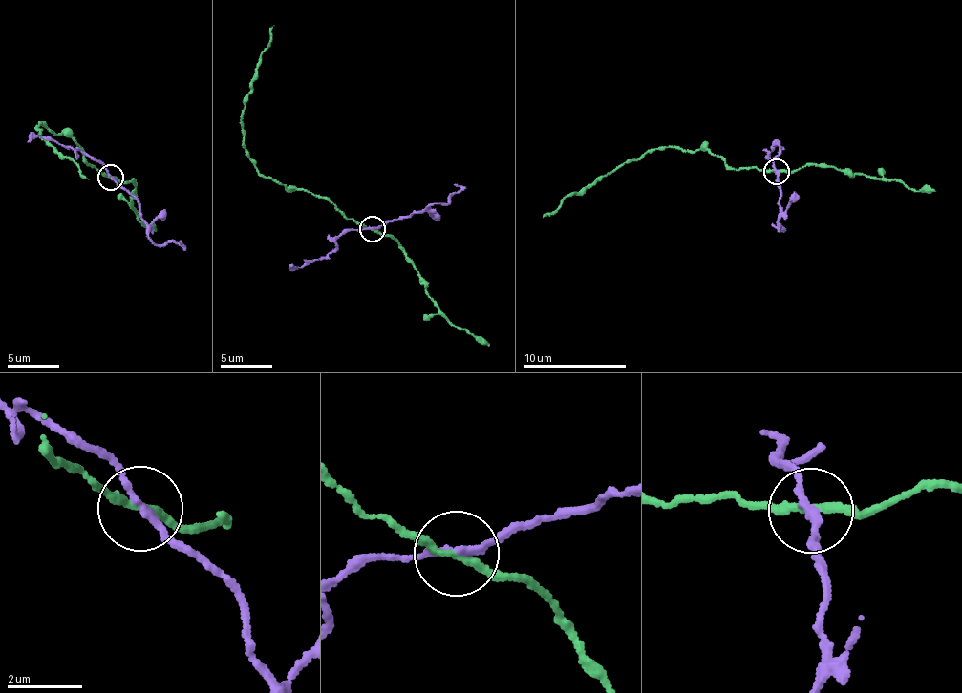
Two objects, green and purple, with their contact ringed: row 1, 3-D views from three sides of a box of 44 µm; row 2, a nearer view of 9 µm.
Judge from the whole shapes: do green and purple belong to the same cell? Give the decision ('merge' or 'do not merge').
do not merge

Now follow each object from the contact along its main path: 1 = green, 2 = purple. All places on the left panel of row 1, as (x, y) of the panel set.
1: (112, 177), (86, 164), (70, 136), (52, 134), (42, 120), (36, 130), (42, 128), (41, 136), (88, 180)
2: (112, 177), (137, 199), (146, 236), (154, 243), (180, 245), (181, 240)

